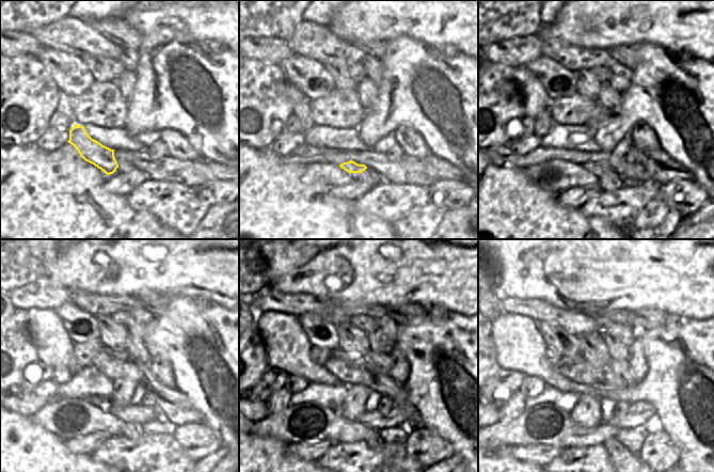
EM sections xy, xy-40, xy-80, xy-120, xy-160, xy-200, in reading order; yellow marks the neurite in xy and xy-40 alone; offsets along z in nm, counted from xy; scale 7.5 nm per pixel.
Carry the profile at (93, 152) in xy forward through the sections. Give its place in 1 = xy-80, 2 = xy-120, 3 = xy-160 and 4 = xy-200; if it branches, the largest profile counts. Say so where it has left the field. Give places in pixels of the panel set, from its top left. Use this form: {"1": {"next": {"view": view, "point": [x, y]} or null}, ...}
{"1": {"next": {"view": "xy-80", "point": [598, 170]}}, "2": {"next": {"view": "xy-120", "point": [137, 414]}}, "3": {"next": {"view": "xy-160", "point": [397, 415]}}, "4": {"next": {"view": "xy-200", "point": [638, 413]}}}

